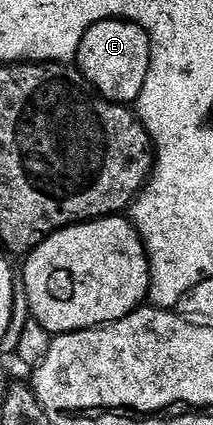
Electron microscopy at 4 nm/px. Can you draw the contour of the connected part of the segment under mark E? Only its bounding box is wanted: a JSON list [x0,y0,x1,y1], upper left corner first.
[75,19,151,104]

